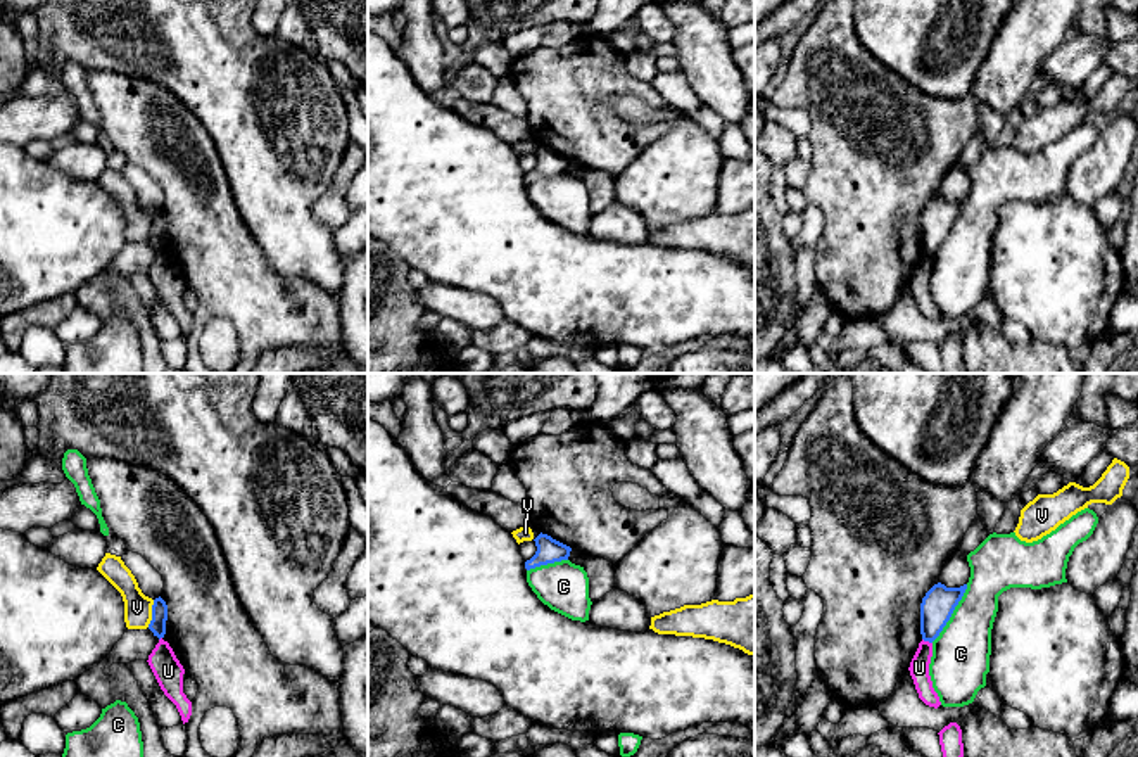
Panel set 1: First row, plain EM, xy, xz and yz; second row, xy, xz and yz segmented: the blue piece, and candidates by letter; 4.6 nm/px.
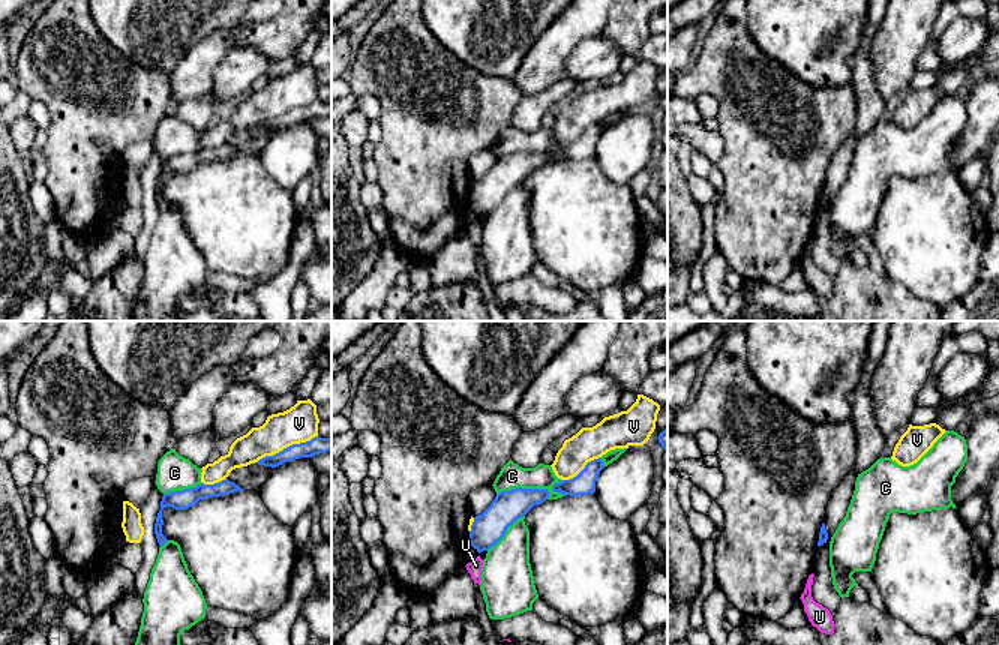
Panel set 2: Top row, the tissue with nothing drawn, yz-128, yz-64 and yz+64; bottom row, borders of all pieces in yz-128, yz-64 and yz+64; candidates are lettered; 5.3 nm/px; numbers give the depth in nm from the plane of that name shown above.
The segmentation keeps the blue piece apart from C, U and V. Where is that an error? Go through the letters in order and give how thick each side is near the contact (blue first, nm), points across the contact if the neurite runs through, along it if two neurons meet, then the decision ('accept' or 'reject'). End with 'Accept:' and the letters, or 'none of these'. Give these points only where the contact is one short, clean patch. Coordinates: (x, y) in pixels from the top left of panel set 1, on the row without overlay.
C: calibres 150 and 280 nm; reject
U: calibres 150 and 100 nm; border yz (923, 251), (931, 256); reject
V: calibres 80 and 130 nm; reject
Accept: none of these

